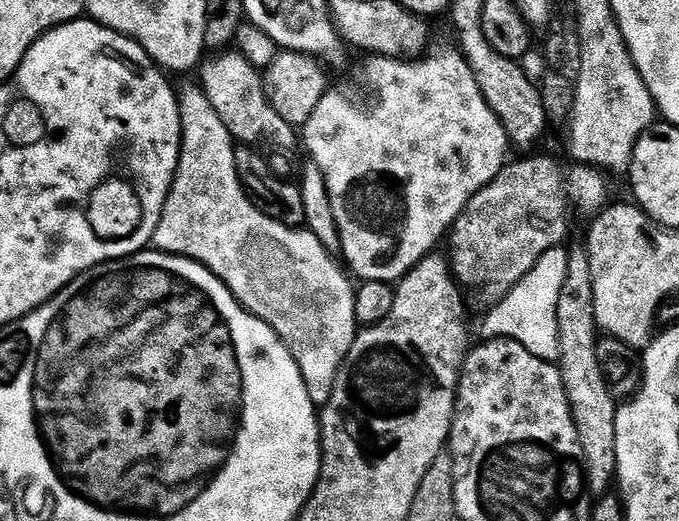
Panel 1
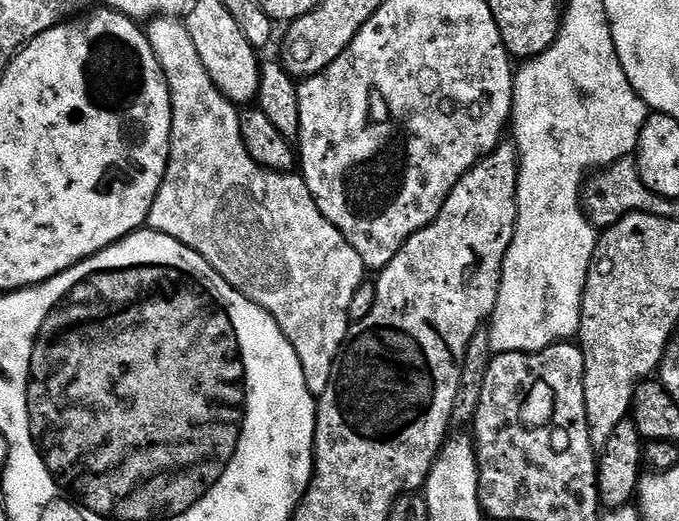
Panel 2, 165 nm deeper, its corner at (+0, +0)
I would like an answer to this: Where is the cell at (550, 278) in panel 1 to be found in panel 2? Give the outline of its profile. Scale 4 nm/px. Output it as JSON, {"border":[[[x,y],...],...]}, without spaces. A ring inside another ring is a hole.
{"border":[[[556,35],[556,41],[543,52],[541,56],[525,59],[520,69],[515,69],[512,82],[512,114],[510,117],[510,132],[516,139],[516,148],[520,151],[520,173],[516,176],[516,210],[514,210],[515,225],[511,229],[511,239],[504,254],[500,272],[500,293],[496,299],[496,309],[491,314],[488,328],[488,344],[493,353],[502,352],[539,352],[541,348],[549,348],[557,342],[568,342],[580,331],[580,298],[584,280],[588,277],[588,267],[592,261],[592,251],[596,248],[597,229],[593,227],[589,217],[582,207],[582,185],[589,175],[591,164],[603,165],[620,157],[627,157],[635,149],[640,138],[640,116],[636,120],[624,120],[628,112],[620,108],[620,96],[612,96],[612,53],[616,51],[612,36],[561,36]]]}

